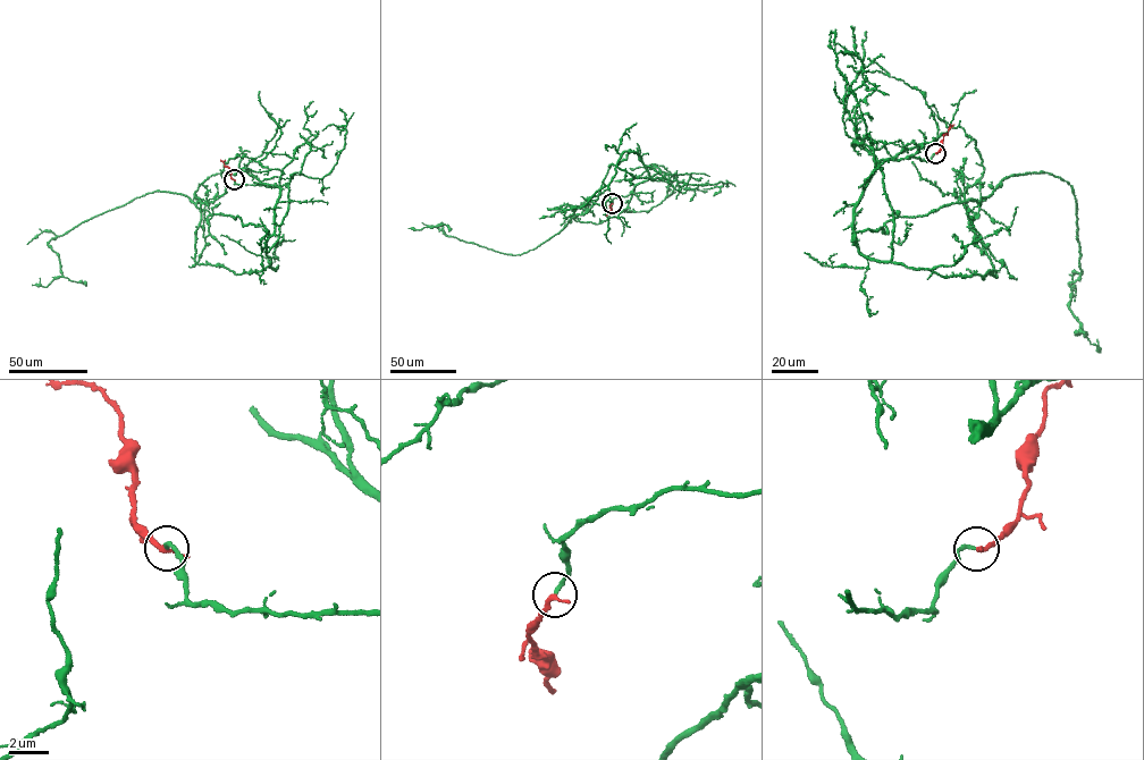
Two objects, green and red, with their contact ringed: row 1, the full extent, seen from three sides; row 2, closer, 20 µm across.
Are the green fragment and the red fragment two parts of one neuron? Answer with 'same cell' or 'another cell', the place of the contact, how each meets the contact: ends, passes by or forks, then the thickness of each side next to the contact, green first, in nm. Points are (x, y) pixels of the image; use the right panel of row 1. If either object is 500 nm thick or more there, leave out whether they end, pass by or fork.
same cell; place (935, 153); green ends; red ends; calibres 190 and 240 nm

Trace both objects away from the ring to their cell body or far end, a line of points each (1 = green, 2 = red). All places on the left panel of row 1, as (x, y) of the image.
1: (233, 179), (279, 188), (272, 234), (156, 191), (51, 238), (62, 275), (32, 285)
2: (233, 179), (230, 169), (220, 160)

